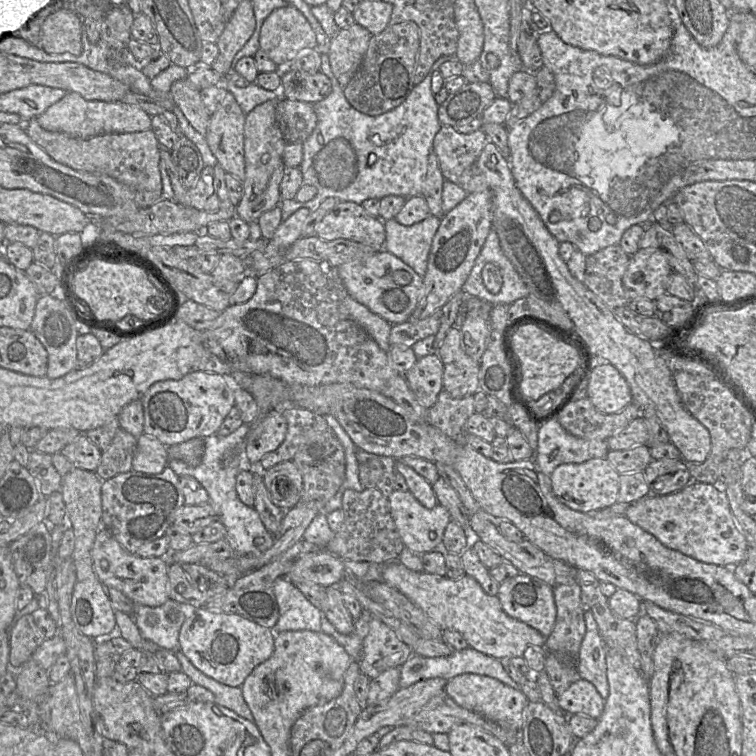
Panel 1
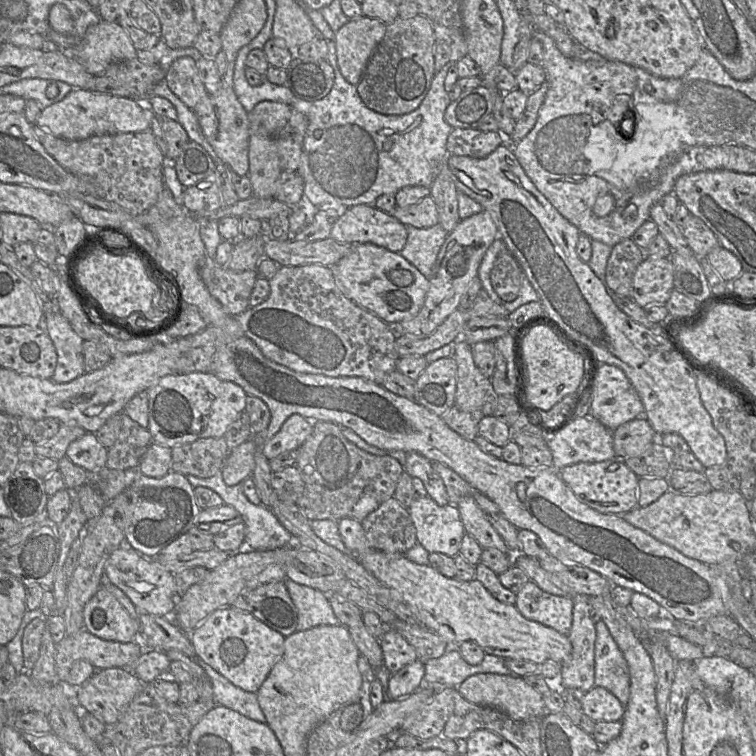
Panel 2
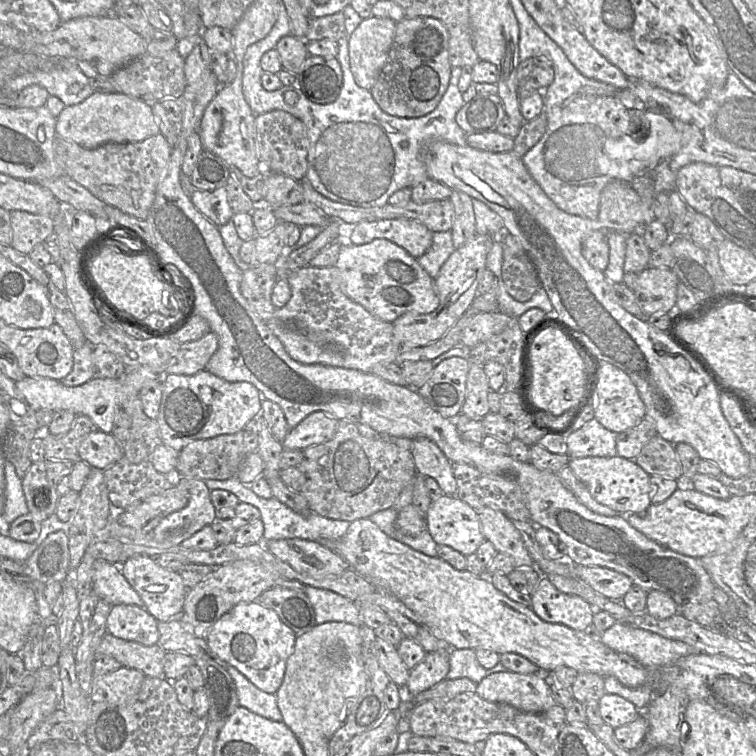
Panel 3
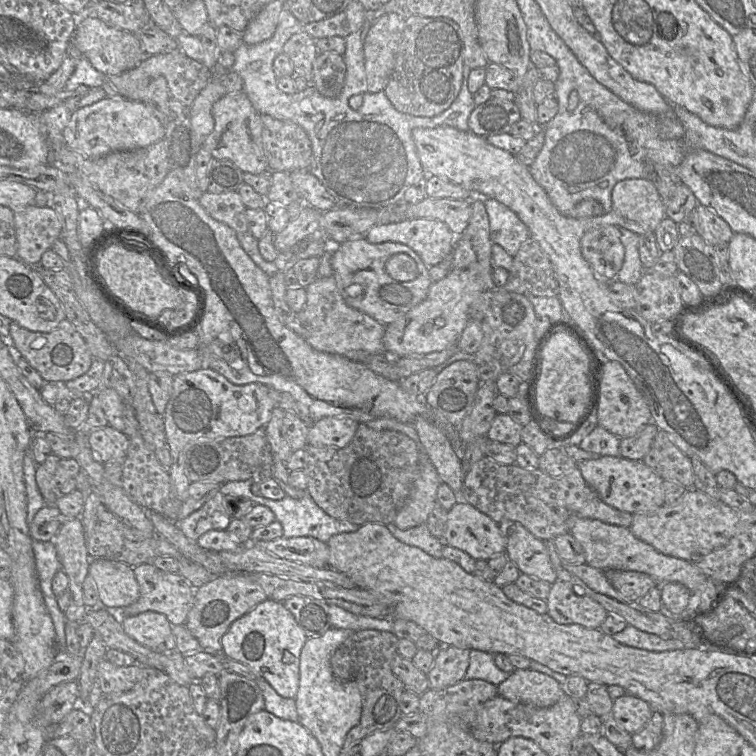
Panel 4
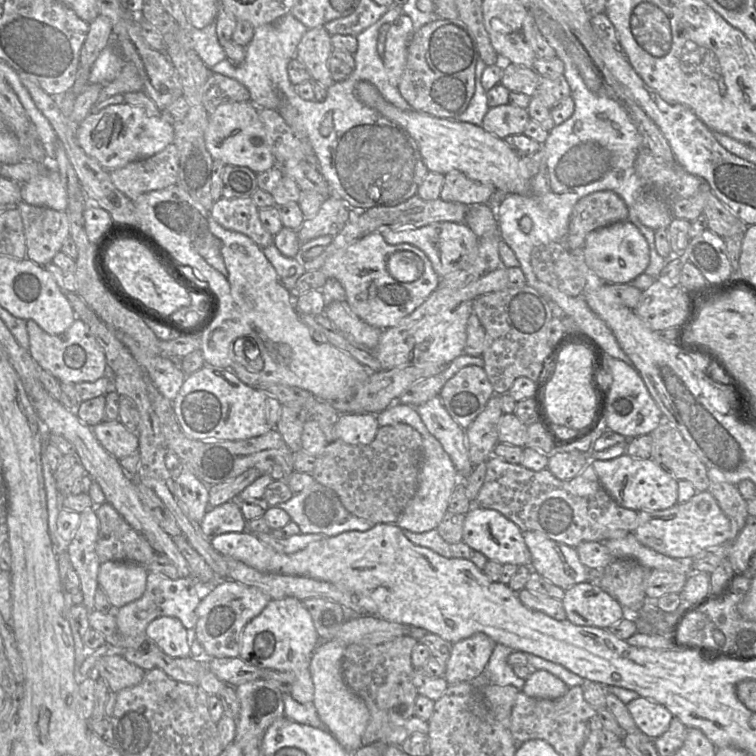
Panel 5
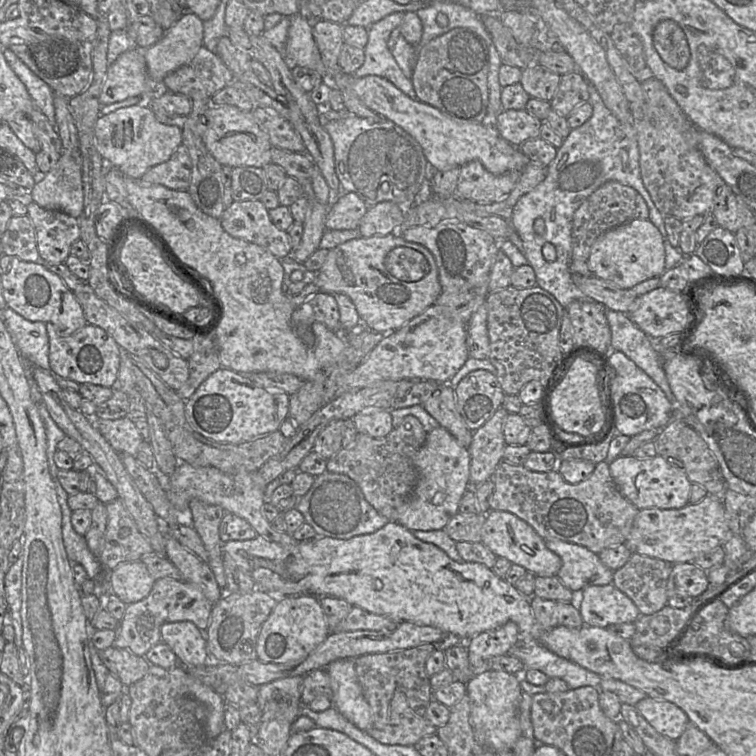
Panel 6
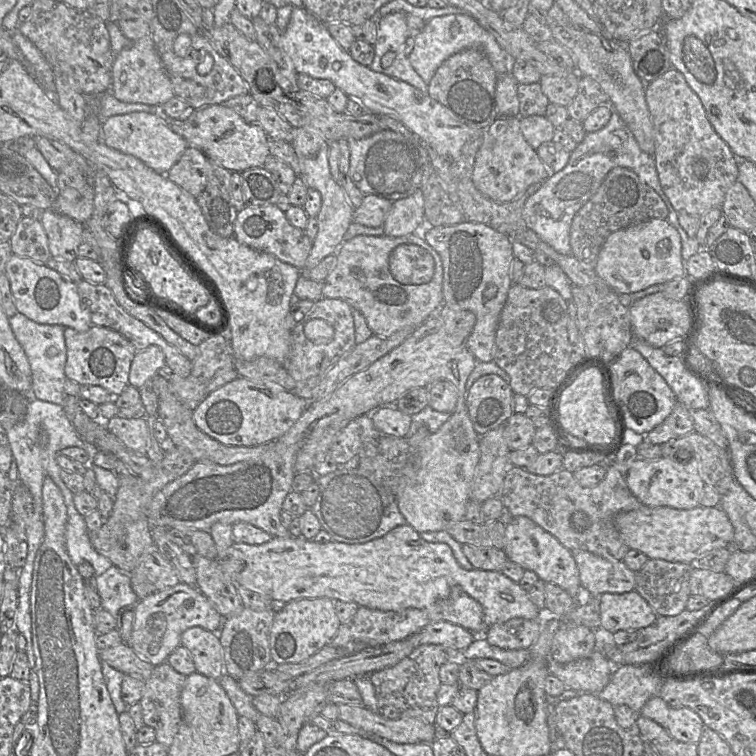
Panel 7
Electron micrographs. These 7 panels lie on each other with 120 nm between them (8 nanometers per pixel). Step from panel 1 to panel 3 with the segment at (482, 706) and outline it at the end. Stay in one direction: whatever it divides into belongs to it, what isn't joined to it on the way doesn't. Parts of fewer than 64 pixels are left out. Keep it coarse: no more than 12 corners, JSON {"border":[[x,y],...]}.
{"border":[[496,672],[475,693],[526,713],[556,704],[536,674]]}

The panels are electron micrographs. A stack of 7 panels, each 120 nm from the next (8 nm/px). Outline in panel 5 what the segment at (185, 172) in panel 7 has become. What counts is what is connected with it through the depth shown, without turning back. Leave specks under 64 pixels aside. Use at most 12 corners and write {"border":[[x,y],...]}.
{"border":[[170,144],[147,159],[109,173],[135,201],[175,185],[177,148]]}

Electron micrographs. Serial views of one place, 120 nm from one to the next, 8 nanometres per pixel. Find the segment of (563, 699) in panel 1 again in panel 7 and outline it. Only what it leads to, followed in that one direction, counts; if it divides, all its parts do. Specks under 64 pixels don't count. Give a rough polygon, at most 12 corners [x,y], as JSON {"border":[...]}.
{"border":[[661,697],[649,699],[640,714],[673,738],[697,744],[704,723],[689,708]]}

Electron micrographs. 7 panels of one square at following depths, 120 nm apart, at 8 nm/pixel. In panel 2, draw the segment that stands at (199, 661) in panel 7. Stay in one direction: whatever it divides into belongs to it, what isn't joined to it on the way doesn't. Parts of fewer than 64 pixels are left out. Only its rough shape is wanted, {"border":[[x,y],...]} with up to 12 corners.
{"border":[[103,586],[85,604],[88,632],[107,641],[141,637],[133,618]]}

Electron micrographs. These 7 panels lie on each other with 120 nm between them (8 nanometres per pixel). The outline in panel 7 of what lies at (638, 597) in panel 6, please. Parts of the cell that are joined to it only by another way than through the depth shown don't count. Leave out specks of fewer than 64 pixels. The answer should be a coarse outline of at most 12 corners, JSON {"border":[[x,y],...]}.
{"border":[[648,559],[634,591],[658,616],[686,610],[691,564]]}

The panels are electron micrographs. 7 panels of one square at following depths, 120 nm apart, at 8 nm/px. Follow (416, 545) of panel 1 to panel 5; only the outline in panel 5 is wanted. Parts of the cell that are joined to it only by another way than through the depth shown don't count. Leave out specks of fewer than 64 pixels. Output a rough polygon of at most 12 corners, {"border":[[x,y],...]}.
{"border":[[473,506],[462,542],[502,565],[530,567],[523,531]]}

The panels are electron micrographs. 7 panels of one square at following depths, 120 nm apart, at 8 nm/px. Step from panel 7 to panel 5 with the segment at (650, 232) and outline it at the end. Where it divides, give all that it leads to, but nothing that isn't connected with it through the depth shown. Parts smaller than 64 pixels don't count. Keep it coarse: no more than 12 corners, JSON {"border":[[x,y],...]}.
{"border":[[625,220],[590,232],[587,266],[630,283],[650,263],[646,238]]}

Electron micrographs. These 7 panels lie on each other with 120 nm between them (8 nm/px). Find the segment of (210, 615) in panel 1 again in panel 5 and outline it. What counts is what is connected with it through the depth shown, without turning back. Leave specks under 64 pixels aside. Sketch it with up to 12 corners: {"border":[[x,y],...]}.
{"border":[[271,599],[244,627],[239,658],[293,672],[314,699],[320,637],[301,600]]}

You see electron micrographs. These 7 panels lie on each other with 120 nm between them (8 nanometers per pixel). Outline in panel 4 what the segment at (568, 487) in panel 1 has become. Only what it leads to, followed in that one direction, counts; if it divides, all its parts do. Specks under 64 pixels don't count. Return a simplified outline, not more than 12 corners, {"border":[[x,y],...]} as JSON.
{"border":[[642,460],[577,462],[608,505],[631,514],[664,503],[663,479]]}

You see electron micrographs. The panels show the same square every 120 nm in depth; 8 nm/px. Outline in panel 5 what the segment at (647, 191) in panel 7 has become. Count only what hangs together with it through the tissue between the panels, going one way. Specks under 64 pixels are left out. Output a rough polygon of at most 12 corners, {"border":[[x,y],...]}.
{"border":[[611,190],[581,198],[566,244],[581,251],[587,235],[629,219]]}

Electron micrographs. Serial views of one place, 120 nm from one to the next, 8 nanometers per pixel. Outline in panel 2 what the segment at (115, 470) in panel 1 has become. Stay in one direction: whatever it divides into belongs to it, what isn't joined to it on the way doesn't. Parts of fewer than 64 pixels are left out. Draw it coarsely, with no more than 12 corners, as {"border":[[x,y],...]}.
{"border":[[124,411],[106,468],[137,468],[153,438]]}

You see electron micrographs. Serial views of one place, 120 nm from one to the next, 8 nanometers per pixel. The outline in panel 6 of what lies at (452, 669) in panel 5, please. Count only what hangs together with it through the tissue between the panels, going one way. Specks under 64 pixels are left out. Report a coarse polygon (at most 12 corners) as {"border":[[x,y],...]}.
{"border":[[507,622],[465,641],[474,674],[510,653],[519,628]]}

